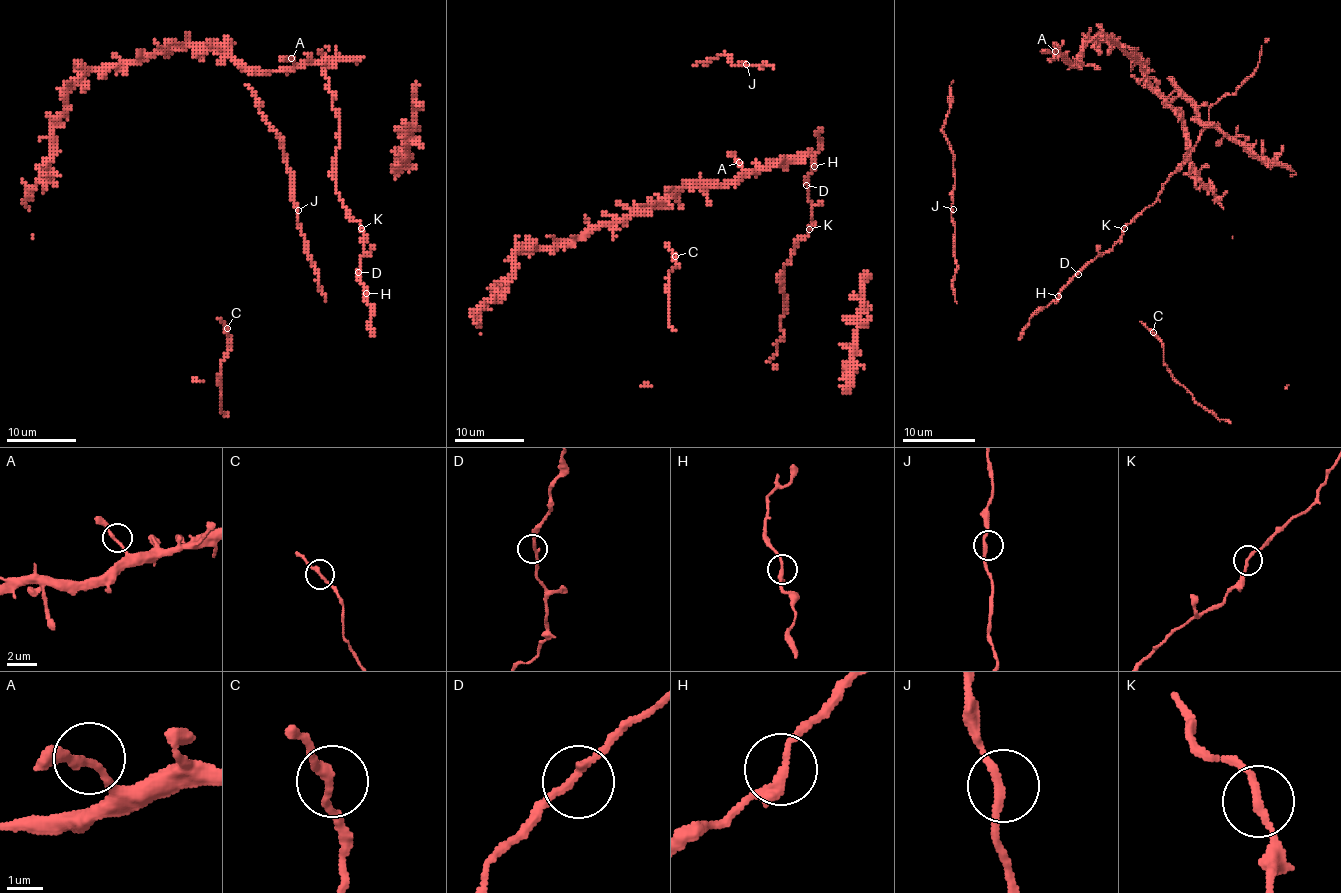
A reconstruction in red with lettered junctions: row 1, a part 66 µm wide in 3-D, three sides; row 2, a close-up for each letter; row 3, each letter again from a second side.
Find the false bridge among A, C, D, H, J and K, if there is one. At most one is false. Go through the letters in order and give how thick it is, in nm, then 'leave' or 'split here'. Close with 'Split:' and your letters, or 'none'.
A: calibre 220 nm; leave
C: calibre 240 nm; leave
D: calibre 200 nm; leave
H: calibre 240 nm; leave
J: calibre 240 nm; leave
K: calibre 200 nm; leave
Split: none

